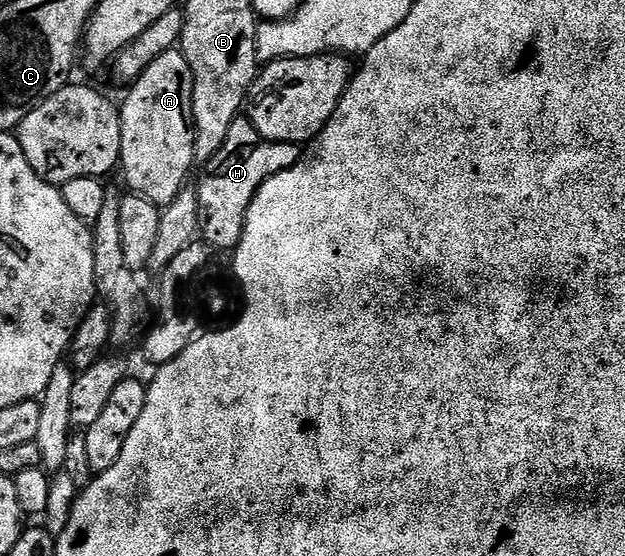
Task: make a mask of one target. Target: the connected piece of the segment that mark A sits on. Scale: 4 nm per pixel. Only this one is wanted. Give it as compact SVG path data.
M176 48L157 56L137 81L130 83L127 99L121 102L119 119L121 120L121 174L127 181L127 190L139 194L154 206L165 207L173 204L177 196L188 185L187 177L191 166L196 165L193 144L195 143L195 125L193 124L193 72L185 60L182 49Z

